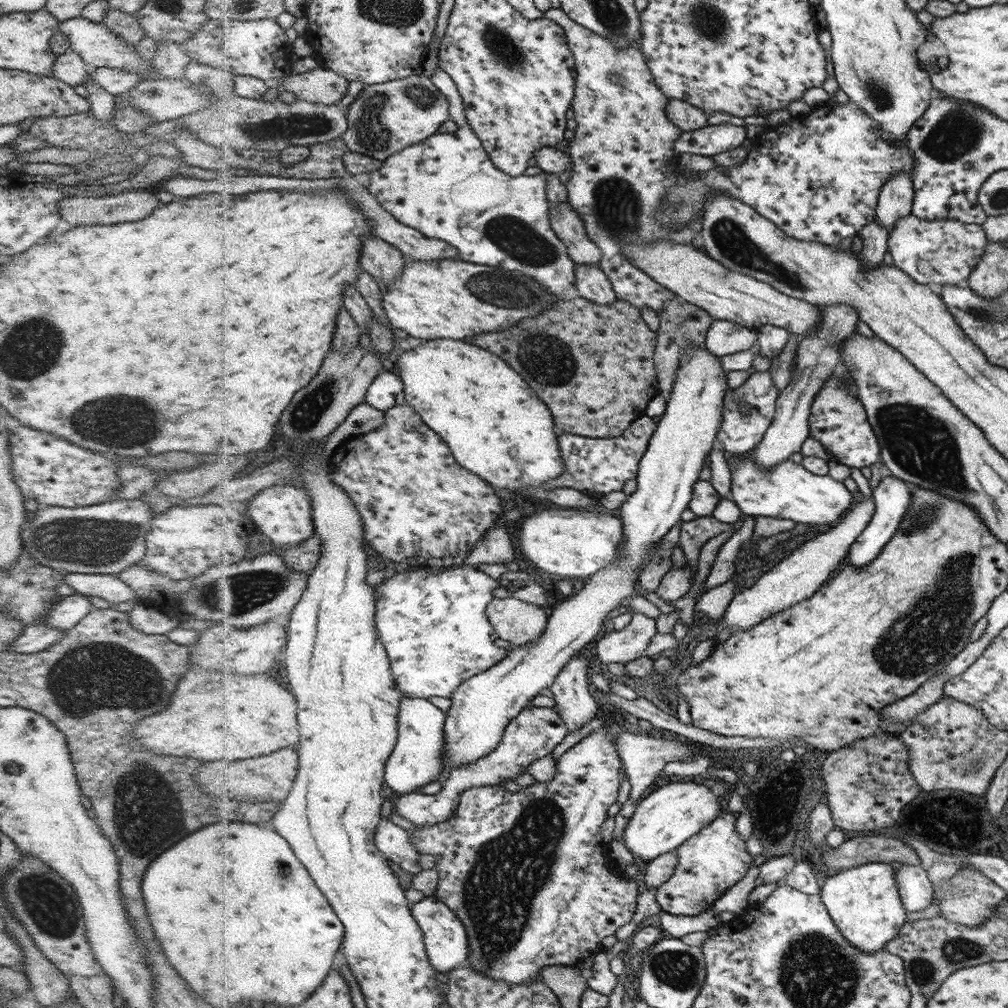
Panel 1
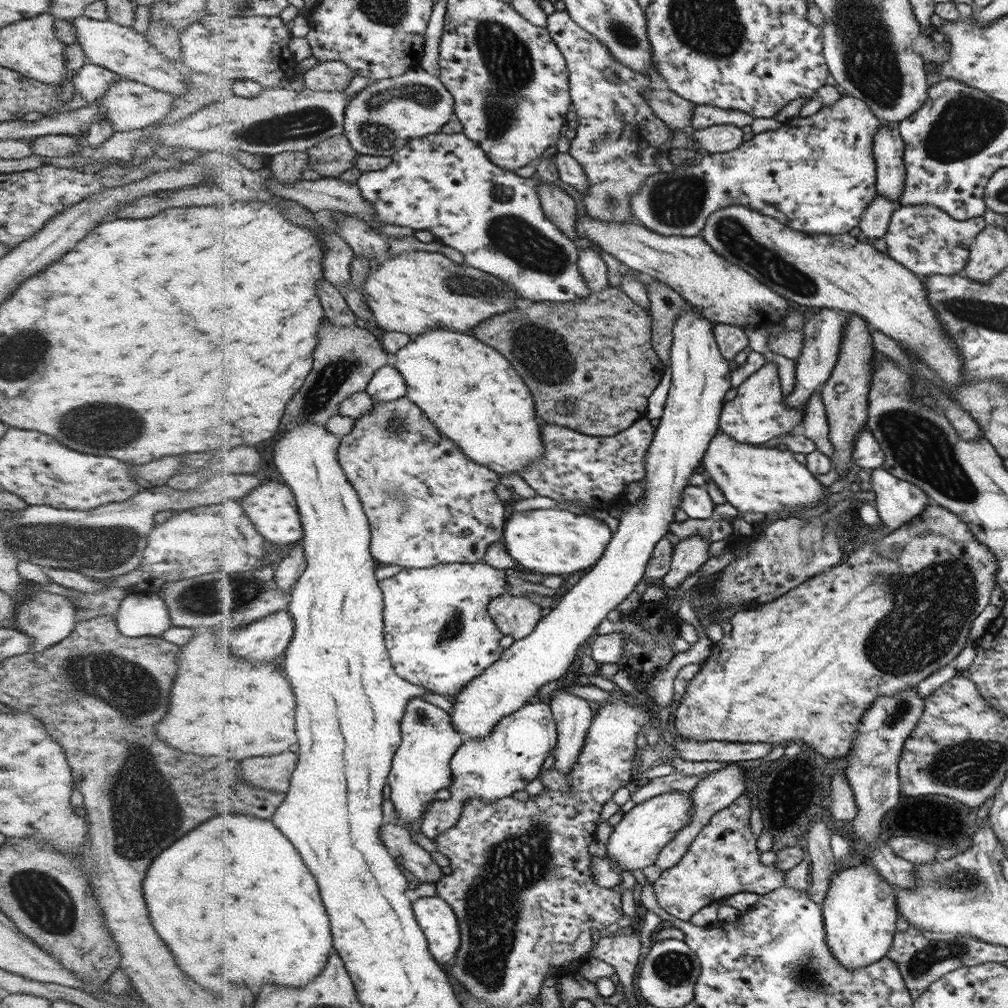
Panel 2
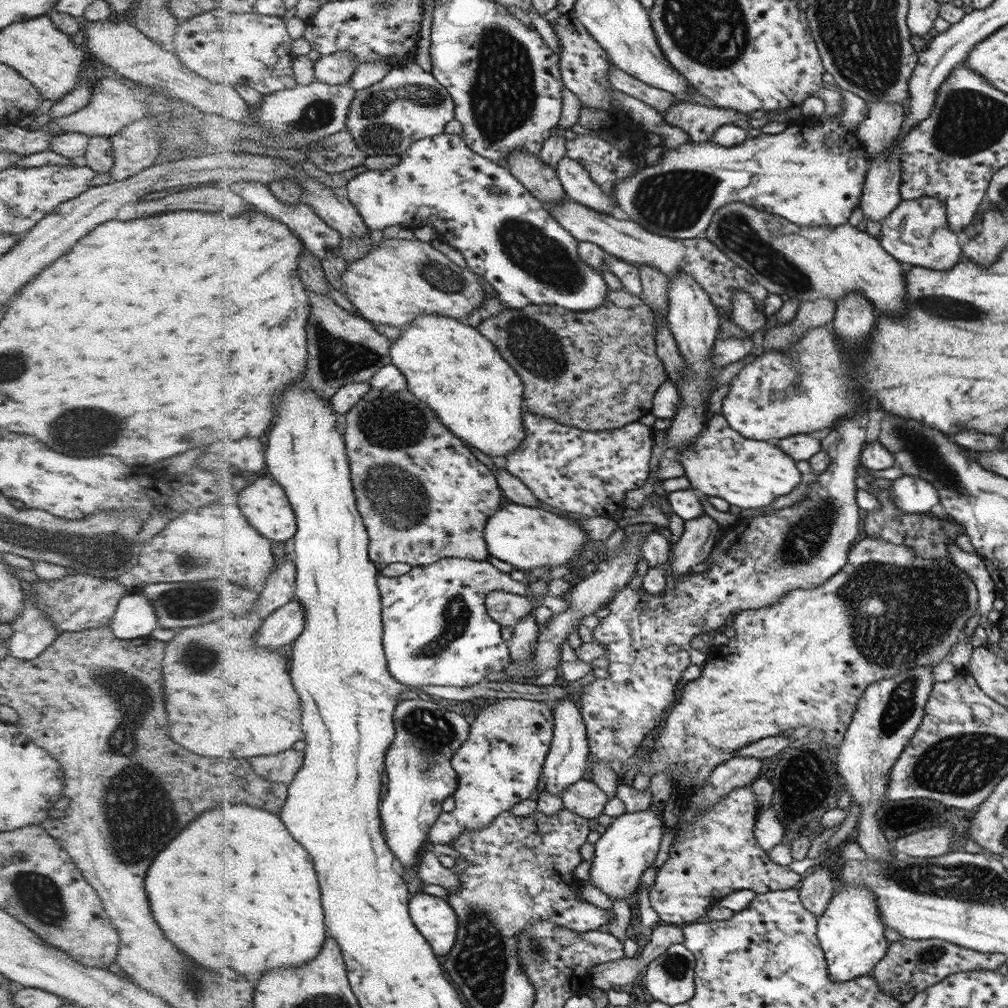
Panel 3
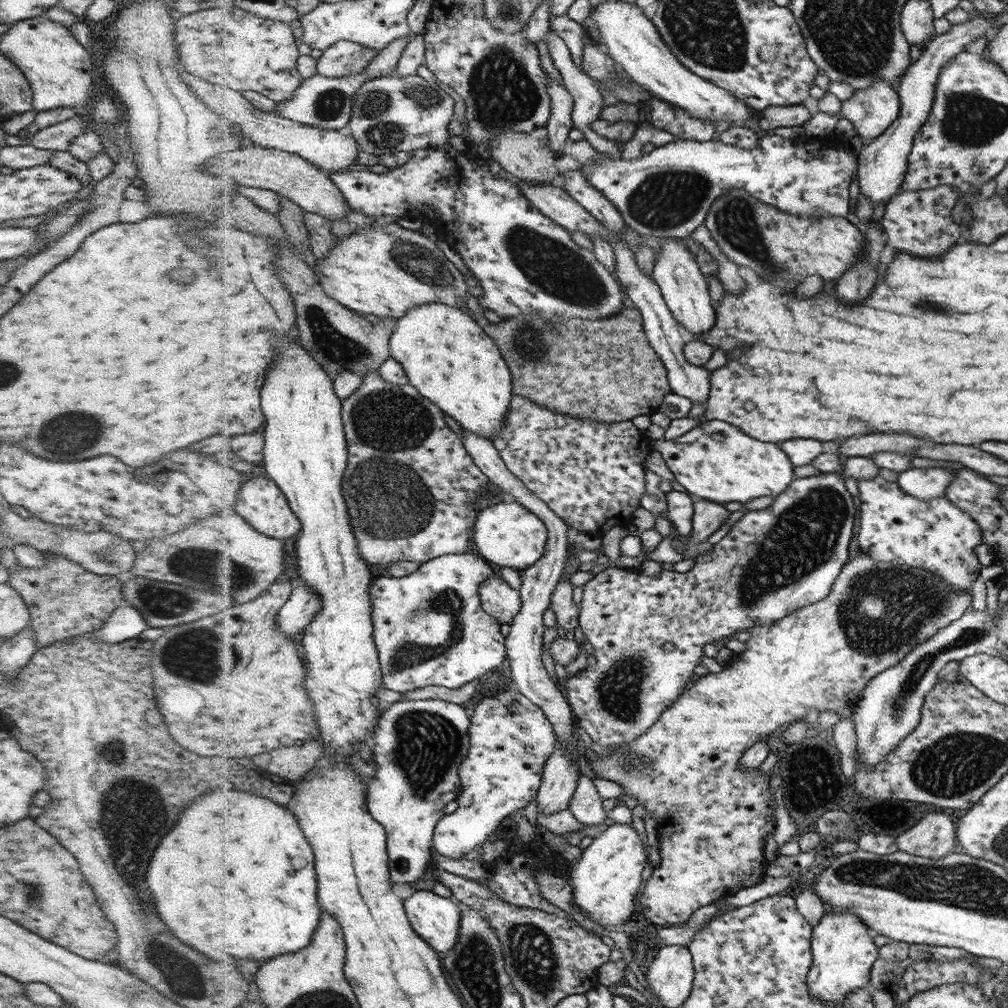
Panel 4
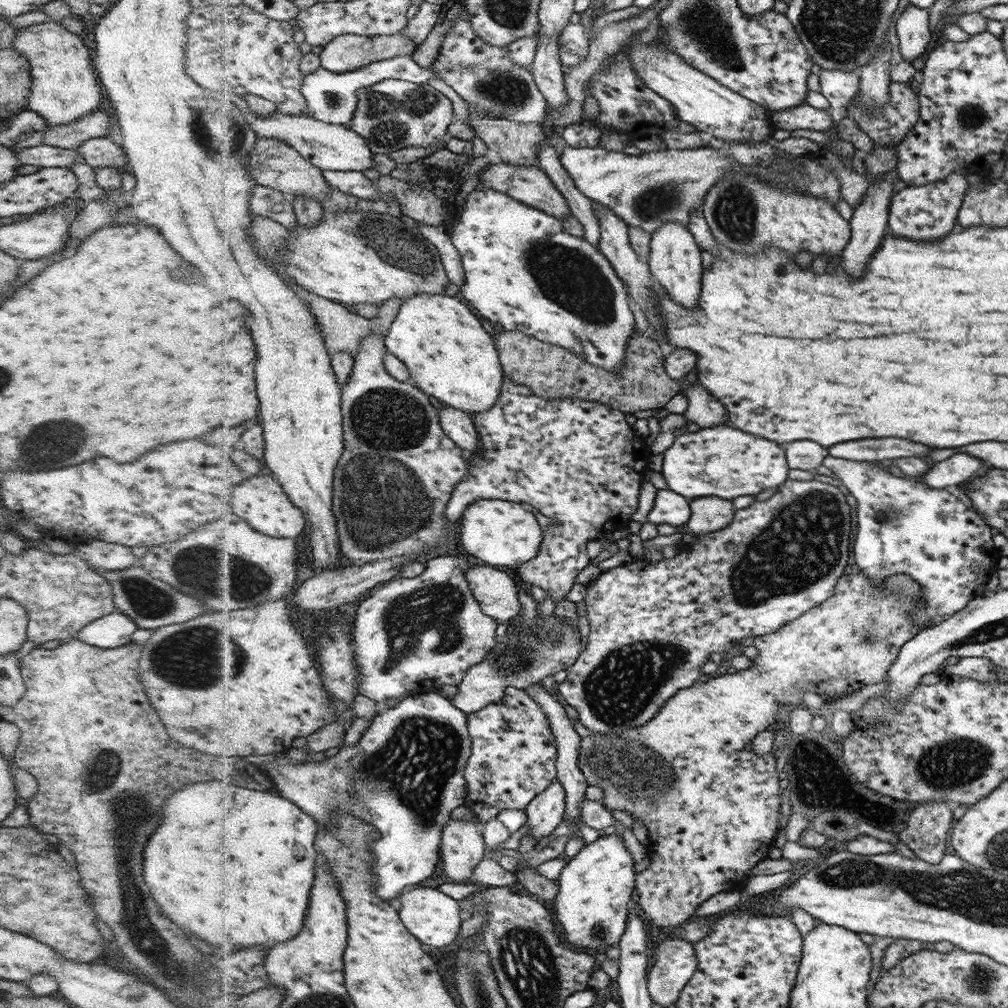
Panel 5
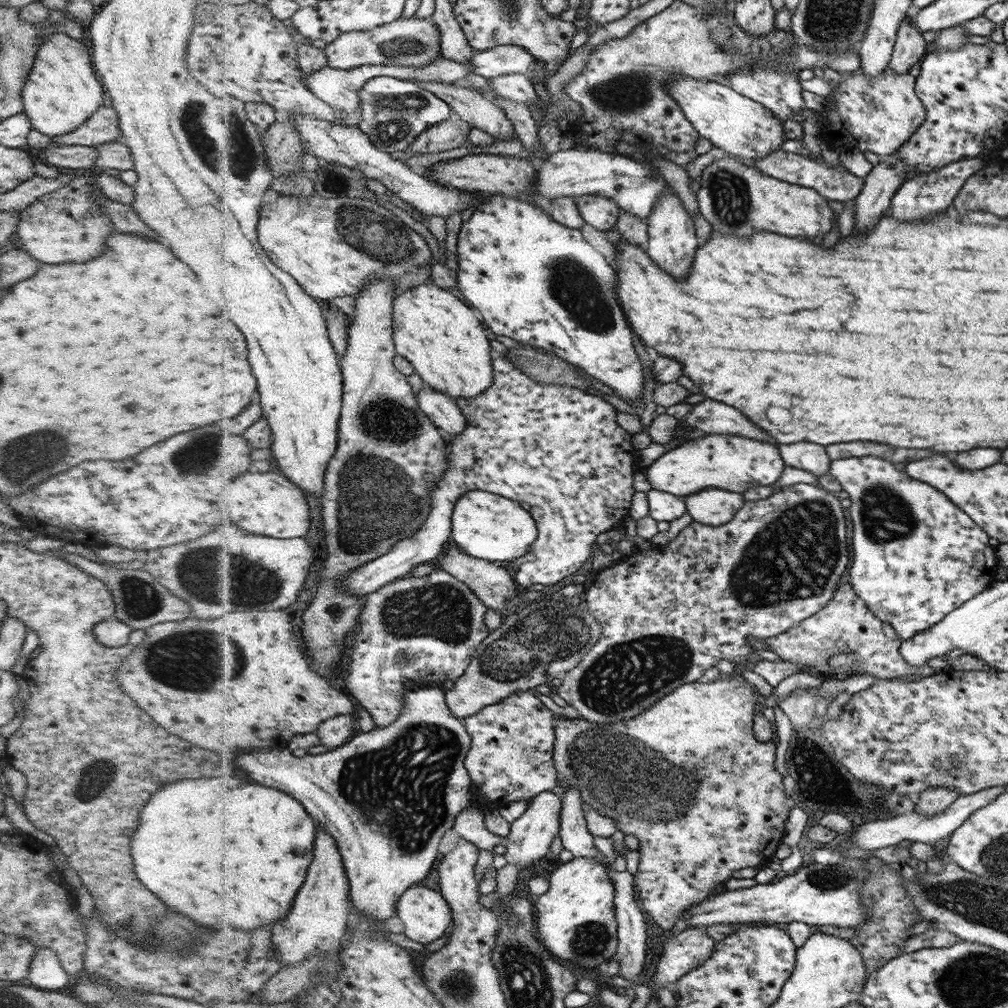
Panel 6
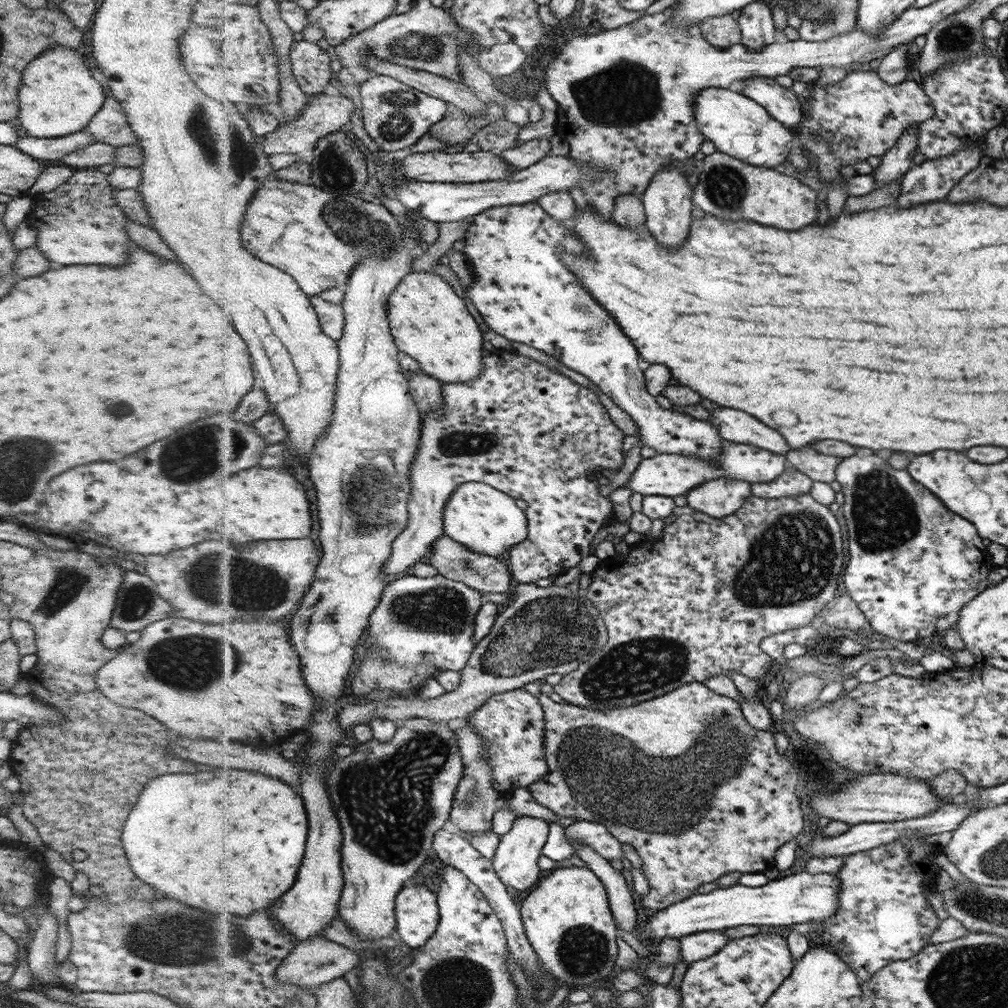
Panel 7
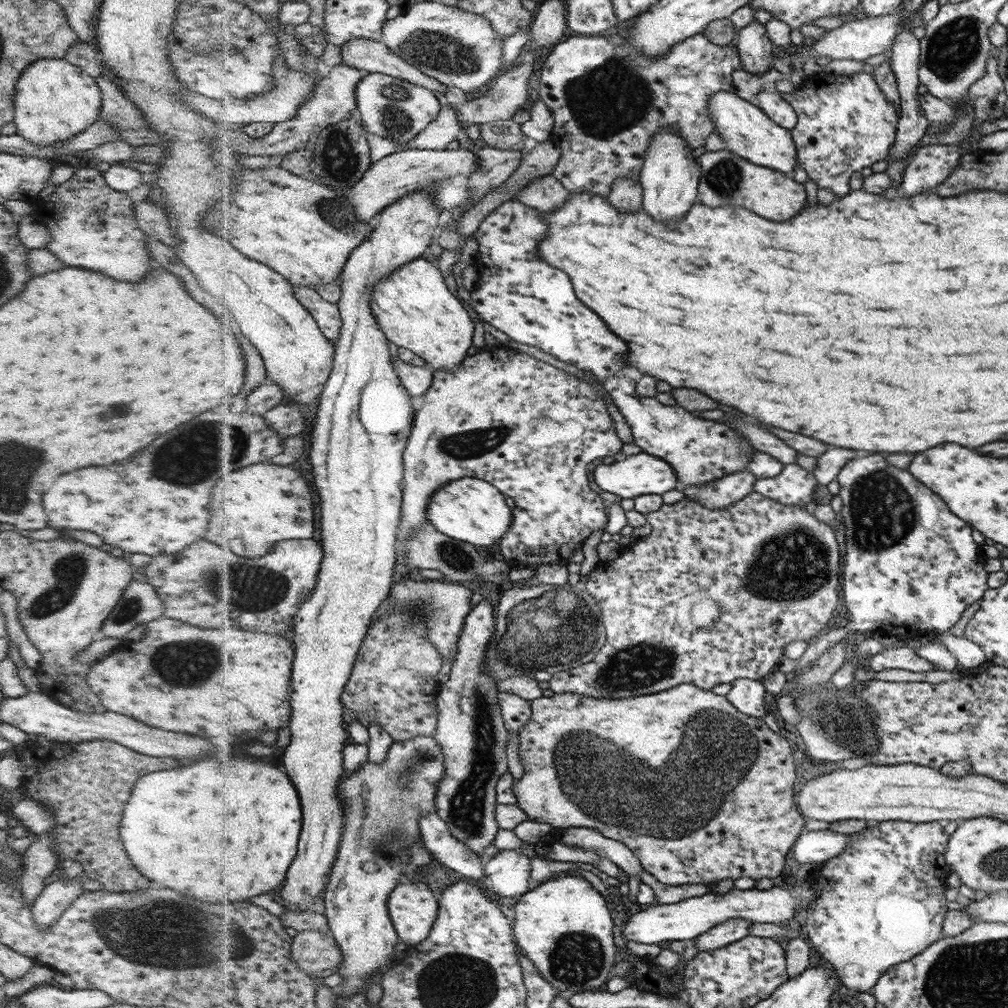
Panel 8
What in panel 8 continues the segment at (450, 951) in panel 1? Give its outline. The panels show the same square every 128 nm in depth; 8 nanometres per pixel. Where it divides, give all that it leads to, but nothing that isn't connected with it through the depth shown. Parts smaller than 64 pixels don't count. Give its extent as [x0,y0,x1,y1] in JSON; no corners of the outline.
[391,882,441,946]

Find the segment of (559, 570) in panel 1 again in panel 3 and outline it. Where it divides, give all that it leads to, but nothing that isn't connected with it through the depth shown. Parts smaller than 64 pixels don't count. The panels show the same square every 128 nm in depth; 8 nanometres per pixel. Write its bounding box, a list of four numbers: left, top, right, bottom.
[485,503,590,572]

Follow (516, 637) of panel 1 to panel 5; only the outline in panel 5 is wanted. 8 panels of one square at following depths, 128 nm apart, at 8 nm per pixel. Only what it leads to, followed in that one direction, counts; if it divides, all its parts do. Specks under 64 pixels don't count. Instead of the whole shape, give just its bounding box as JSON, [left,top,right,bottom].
[467,565,520,624]

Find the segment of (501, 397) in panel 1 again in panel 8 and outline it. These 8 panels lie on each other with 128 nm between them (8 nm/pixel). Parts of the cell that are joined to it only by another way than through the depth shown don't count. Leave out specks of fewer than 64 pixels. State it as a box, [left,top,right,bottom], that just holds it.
[373,257,474,370]

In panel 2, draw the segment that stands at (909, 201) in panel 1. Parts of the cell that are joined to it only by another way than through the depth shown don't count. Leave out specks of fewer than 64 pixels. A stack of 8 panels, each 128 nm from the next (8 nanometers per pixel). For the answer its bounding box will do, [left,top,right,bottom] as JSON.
[873,122,906,202]

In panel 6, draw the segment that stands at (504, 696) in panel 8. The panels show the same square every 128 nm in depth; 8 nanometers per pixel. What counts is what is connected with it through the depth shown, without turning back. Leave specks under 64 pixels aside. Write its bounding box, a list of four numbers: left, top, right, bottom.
[466,691,556,812]

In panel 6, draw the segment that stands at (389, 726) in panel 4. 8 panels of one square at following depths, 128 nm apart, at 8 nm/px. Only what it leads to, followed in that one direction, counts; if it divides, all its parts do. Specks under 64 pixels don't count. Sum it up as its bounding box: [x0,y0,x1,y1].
[234,686,474,921]

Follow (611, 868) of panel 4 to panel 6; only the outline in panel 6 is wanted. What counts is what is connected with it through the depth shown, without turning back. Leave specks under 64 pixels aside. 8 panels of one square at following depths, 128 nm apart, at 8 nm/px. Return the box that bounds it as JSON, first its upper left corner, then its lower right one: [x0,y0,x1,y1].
[534,858,616,976]

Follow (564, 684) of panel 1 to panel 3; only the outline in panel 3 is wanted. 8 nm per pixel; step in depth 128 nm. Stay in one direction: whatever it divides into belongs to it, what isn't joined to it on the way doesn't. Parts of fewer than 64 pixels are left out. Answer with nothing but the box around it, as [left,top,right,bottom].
[543,698,589,798]

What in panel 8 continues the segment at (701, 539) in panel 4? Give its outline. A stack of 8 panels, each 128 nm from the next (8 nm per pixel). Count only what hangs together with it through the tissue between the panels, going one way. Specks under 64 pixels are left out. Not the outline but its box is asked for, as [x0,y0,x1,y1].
[682,469,756,510]

